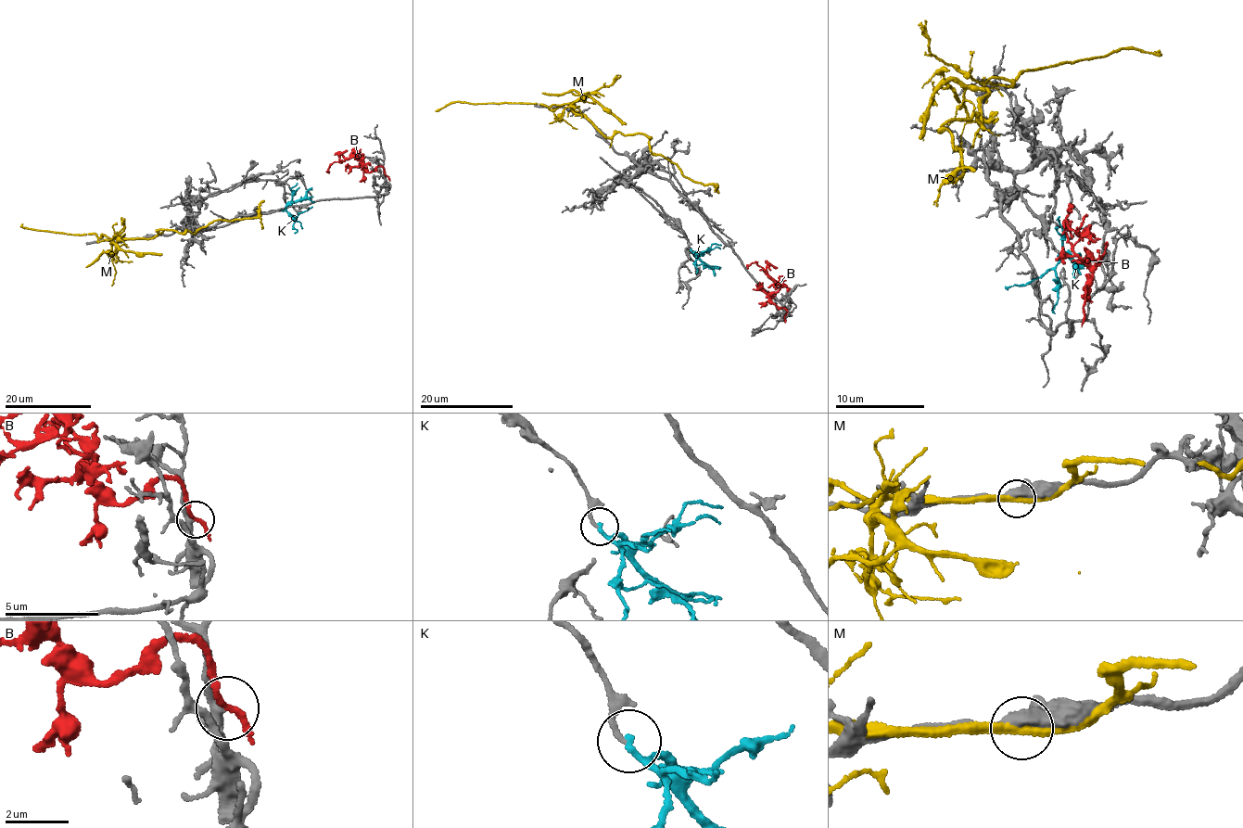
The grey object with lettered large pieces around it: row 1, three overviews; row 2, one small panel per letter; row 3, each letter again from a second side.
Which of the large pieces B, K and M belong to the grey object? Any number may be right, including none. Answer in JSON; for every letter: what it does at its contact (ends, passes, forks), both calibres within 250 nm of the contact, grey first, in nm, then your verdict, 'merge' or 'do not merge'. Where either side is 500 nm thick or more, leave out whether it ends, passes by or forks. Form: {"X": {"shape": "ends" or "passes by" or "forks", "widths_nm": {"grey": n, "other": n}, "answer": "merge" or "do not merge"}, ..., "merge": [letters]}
{"B": {"shape": "passes by", "widths_nm": {"grey": 180, "other": 180}, "answer": "do not merge"}, "K": {"shape": "passes by", "widths_nm": {"grey": 160, "other": 160}, "answer": "merge"}, "M": {"widths_nm": {"grey": 500, "other": 280}, "answer": "do not merge"}, "merge": ["K"]}

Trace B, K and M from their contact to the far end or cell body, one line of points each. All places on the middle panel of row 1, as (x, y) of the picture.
B: (784, 318), (786, 310), (770, 300), (780, 288), (775, 281), (754, 262), (748, 268)
K: (691, 249), (698, 254), (702, 262), (720, 268)
M: (598, 130), (585, 117), (564, 103), (552, 109), (537, 103), (474, 104), (460, 100), (451, 101), (436, 110)

